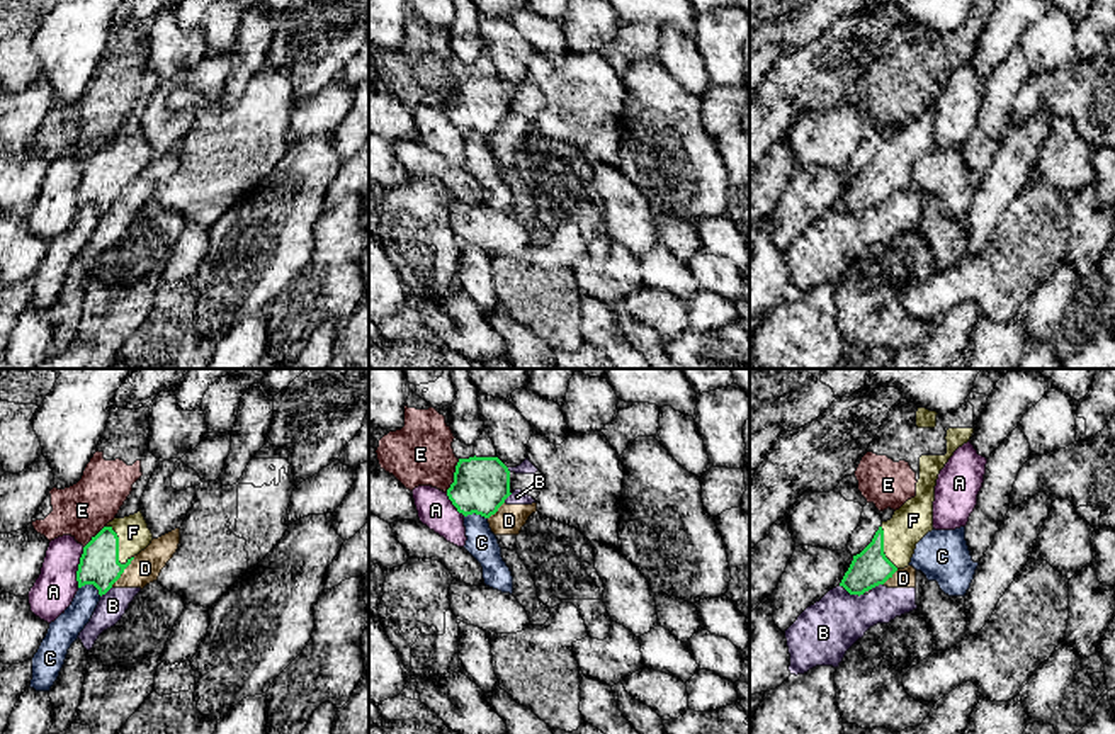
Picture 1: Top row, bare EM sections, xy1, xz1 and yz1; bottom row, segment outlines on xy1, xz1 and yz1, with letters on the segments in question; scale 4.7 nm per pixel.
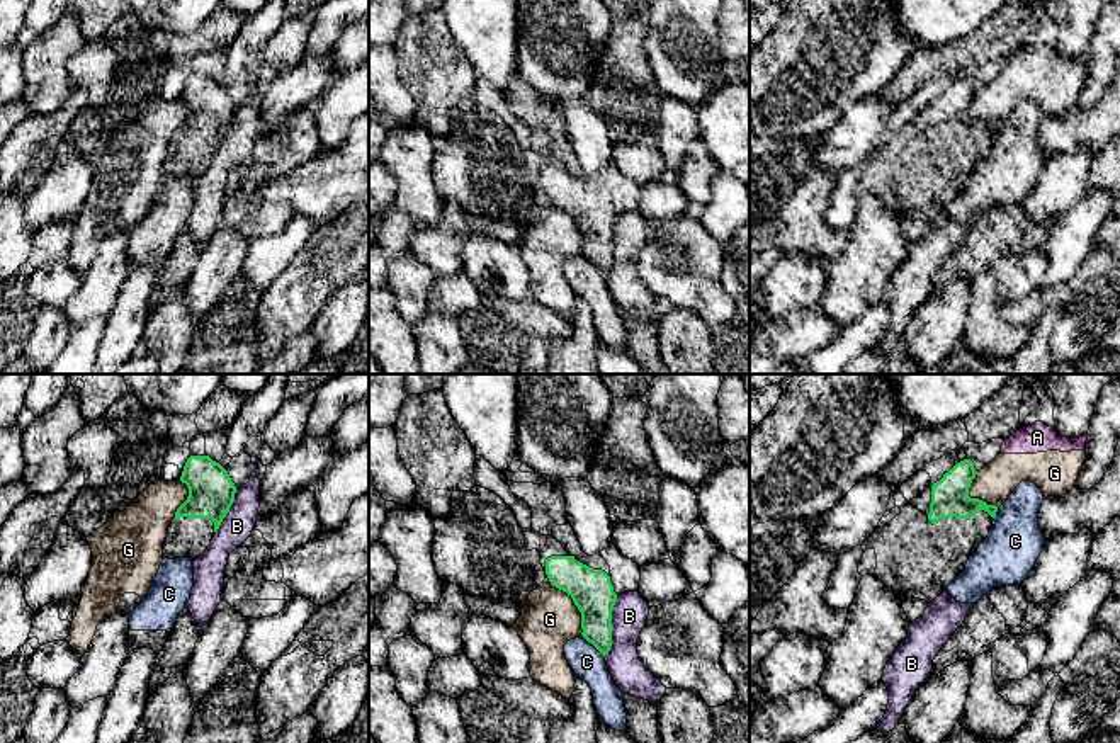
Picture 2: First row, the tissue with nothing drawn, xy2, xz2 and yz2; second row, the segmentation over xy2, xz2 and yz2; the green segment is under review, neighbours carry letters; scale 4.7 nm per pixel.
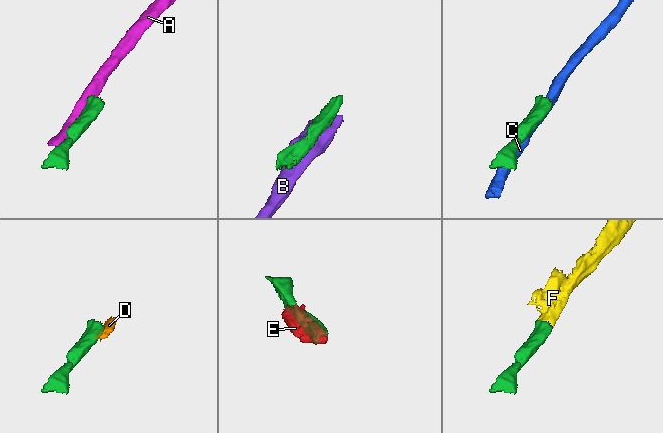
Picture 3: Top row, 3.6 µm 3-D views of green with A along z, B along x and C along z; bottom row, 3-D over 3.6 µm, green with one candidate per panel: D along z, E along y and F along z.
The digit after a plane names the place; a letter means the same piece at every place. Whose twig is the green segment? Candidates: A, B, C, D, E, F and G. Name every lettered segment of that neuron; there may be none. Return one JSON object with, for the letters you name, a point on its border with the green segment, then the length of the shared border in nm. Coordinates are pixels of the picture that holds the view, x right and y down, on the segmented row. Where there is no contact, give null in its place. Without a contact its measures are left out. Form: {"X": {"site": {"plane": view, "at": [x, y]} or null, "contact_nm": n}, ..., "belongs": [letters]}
{"F": {"site": {"plane": "xy1", "at": [118, 546]}, "contact_nm": 220}, "belongs": ["F"]}

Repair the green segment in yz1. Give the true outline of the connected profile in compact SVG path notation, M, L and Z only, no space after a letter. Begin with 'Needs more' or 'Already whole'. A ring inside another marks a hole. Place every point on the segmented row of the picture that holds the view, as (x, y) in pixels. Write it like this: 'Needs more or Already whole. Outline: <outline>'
Needs more. Outline: M948 428L945 455L921 455L916 496L908 500L892 518L882 522L872 542L857 556L840 586L850 595L884 584L897 569L909 566L916 544L933 530L935 486L940 471L954 452L967 443L974 428Z

